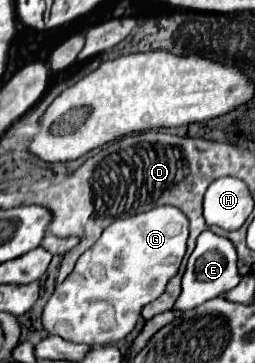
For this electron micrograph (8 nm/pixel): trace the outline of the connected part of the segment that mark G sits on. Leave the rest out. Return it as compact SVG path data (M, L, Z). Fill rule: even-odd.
M171 205L111 223L99 241L79 257L71 275L53 291L43 309L45 331L91 347L125 339L141 323L143 307L163 295L169 279L179 271L187 251L187 235L187 217Z

